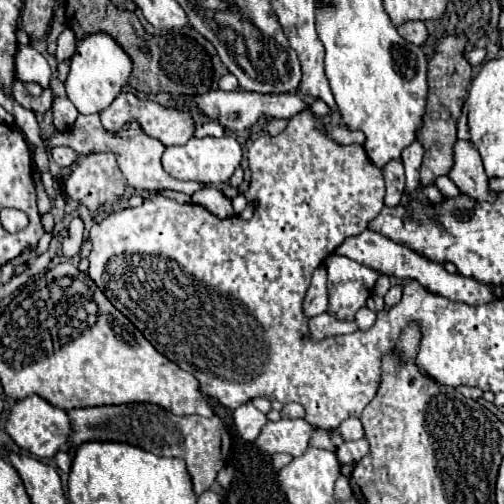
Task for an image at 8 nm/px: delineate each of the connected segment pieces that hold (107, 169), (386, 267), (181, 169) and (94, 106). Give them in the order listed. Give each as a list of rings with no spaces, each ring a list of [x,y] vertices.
[[[93,152],[77,160],[63,188],[67,198],[95,212],[99,206],[111,204],[123,196],[125,178],[113,152]]]
[[[365,230],[361,232],[359,236],[351,236],[347,238],[337,250],[337,254],[343,254],[363,266],[369,266],[371,270],[379,272],[379,274],[385,274],[385,276],[395,276],[395,278],[413,278],[417,280],[421,286],[425,286],[429,292],[433,294],[439,294],[439,296],[445,296],[449,300],[455,300],[455,302],[465,302],[465,304],[485,304],[485,302],[493,302],[493,292],[489,286],[473,280],[473,278],[465,278],[461,274],[449,274],[443,264],[437,264],[433,260],[427,260],[423,258],[421,254],[417,254],[415,250],[403,246],[403,244],[397,244],[389,238],[385,238],[383,234],[379,232],[371,232],[371,230]]]
[[[225,134],[221,138],[209,138],[209,136],[191,138],[183,146],[165,148],[165,154],[163,154],[163,170],[169,176],[177,180],[185,180],[185,182],[203,182],[205,186],[227,184],[239,164],[241,164],[241,146],[231,134]]]
[[[91,34],[81,40],[77,52],[71,58],[71,70],[65,82],[67,98],[73,102],[79,114],[97,114],[113,104],[117,94],[127,84],[131,74],[131,58],[123,52],[123,48],[107,34]]]

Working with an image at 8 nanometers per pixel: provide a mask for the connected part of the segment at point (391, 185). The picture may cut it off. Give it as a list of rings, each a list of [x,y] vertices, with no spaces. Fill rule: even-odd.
[[[389,162],[389,164],[383,168],[383,176],[385,176],[385,186],[387,186],[385,204],[387,204],[387,206],[397,206],[397,204],[401,202],[403,188],[405,188],[403,164],[401,164],[401,162]]]

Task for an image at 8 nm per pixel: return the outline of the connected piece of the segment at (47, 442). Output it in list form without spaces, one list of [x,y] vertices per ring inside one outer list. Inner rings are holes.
[[[29,396],[25,400],[19,400],[9,414],[9,420],[5,424],[7,434],[11,436],[11,440],[25,452],[39,456],[39,458],[51,458],[57,454],[57,450],[67,442],[69,436],[69,418],[65,414],[65,410],[51,406],[49,402],[45,402],[39,396]]]

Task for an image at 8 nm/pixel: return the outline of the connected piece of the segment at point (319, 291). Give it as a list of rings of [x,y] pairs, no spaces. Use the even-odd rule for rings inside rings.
[[[319,266],[313,272],[311,286],[303,300],[303,312],[307,318],[313,318],[323,314],[325,310],[327,310],[327,270],[325,266]]]

